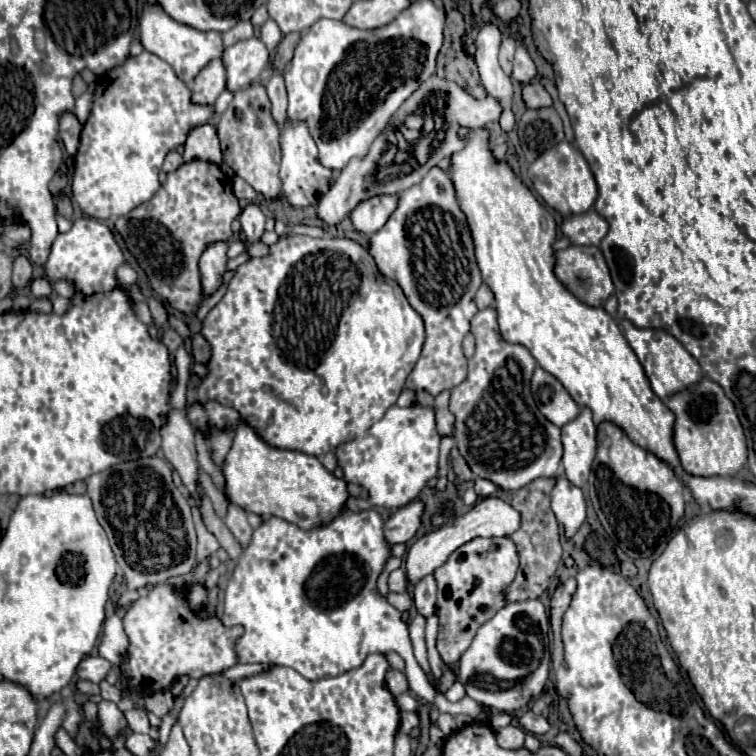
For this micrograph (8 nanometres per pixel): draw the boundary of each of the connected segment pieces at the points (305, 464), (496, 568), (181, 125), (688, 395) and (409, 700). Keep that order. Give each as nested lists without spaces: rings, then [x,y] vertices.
[[[194,401],[186,407],[186,417],[192,427],[198,429],[204,437],[210,437],[212,427],[218,431],[234,431],[232,447],[220,467],[226,479],[224,491],[230,503],[256,515],[282,517],[290,523],[296,523],[300,529],[312,529],[316,525],[328,523],[338,515],[338,511],[344,509],[344,503],[348,499],[344,479],[336,479],[312,455],[268,445],[256,433],[256,429],[252,429],[252,425],[248,425],[232,407],[224,407],[216,401]]]
[[[490,537],[490,539],[474,539],[466,545],[462,545],[460,549],[456,549],[450,559],[438,567],[434,571],[434,577],[436,577],[436,583],[438,583],[438,601],[436,601],[436,613],[440,617],[440,625],[438,625],[438,651],[440,651],[440,657],[446,665],[452,665],[456,663],[462,653],[468,649],[468,645],[472,643],[478,627],[488,621],[490,617],[494,617],[504,605],[504,587],[514,579],[516,575],[516,569],[518,569],[518,553],[516,553],[516,547],[514,543],[508,539],[508,537]]]
[[[142,51],[136,57],[128,57],[122,65],[98,79],[94,91],[94,105],[80,135],[80,147],[76,153],[76,169],[72,179],[72,195],[82,211],[92,219],[116,219],[130,213],[136,205],[150,201],[160,189],[158,173],[170,151],[176,151],[186,143],[188,133],[200,125],[212,123],[214,105],[196,105],[192,101],[190,87],[176,77],[174,69],[150,51]]]
[[[702,377],[696,385],[682,389],[666,399],[666,407],[676,415],[674,421],[674,447],[680,465],[694,477],[728,477],[736,475],[746,463],[746,437],[736,413],[736,407],[726,397],[724,389]]]
[[[402,694],[395,697],[397,705],[401,711],[415,712],[417,709],[417,702],[411,694]]]

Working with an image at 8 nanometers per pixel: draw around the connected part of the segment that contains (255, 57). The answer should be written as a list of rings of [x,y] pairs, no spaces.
[[[250,37],[226,47],[222,61],[226,67],[226,89],[238,91],[260,77],[262,69],[270,63],[270,51],[262,39]]]

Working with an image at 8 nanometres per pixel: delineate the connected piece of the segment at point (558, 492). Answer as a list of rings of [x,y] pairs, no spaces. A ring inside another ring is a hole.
[[[564,475],[556,477],[552,489],[552,511],[556,513],[556,519],[564,525],[566,537],[572,537],[586,519],[586,503],[582,489],[572,485]]]

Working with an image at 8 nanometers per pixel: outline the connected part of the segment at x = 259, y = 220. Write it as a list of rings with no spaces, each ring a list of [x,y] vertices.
[[[248,205],[248,207],[244,207],[244,211],[240,213],[238,219],[242,223],[242,231],[246,233],[246,241],[260,243],[260,239],[264,235],[264,223],[266,223],[264,213],[256,205]]]

